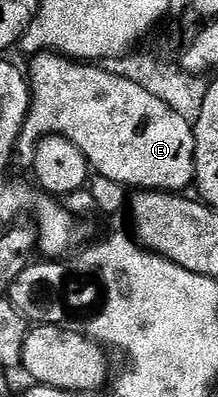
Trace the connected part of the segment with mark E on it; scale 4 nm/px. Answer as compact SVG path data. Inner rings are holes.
M41 53L31 60L32 75L30 71L30 102L28 105L28 119L24 122L24 130L20 133L20 140L16 142L16 155L18 163L21 163L25 169L31 168L32 159L36 156L36 147L45 135L63 135L65 139L69 139L74 145L78 145L78 149L82 149L82 153L88 159L89 168L95 174L102 177L110 177L110 181L118 181L129 189L143 189L145 191L171 191L173 193L187 192L187 187L193 186L196 178L196 132L194 127L189 124L181 114L176 113L174 109L168 107L165 101L159 100L152 93L148 93L146 89L136 85L133 81L128 81L126 77L116 76L112 72L105 70L103 66L93 65L88 61L77 61L55 53Z

